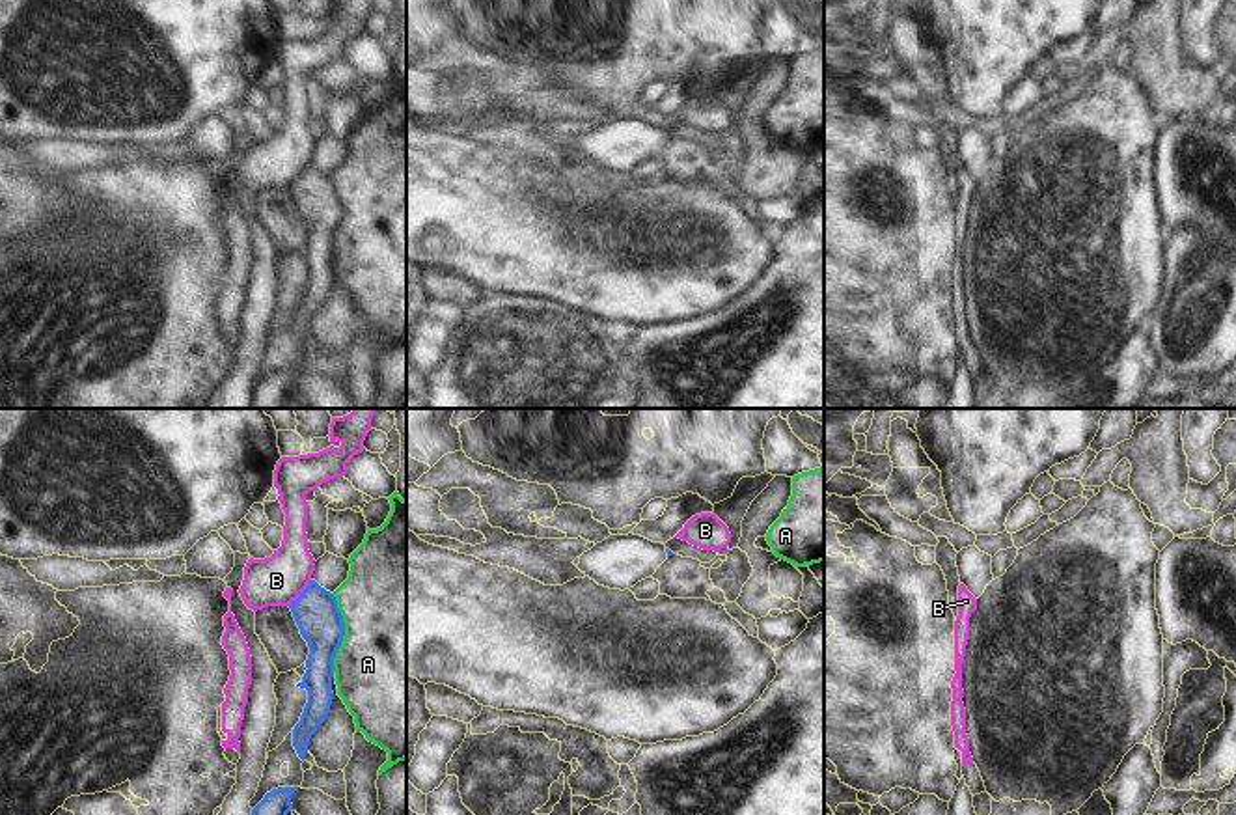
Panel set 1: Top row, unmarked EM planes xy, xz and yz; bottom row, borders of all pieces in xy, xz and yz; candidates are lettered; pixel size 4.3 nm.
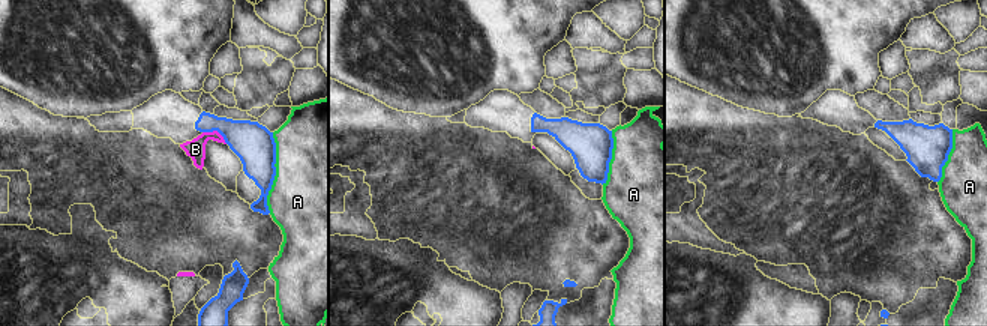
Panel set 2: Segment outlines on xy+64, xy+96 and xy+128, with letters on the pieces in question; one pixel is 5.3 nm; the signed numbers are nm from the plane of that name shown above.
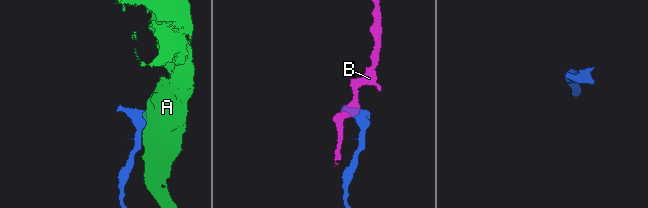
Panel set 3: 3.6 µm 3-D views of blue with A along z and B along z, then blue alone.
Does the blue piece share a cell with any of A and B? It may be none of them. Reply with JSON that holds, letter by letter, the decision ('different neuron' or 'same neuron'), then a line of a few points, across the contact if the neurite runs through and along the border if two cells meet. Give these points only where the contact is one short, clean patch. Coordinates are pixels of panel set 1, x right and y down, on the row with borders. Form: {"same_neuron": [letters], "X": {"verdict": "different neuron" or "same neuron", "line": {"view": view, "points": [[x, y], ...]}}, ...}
{"same_neuron": [], "A": {"verdict": "different neuron"}, "B": {"verdict": "different neuron", "line": {"view": "xy", "points": [[312, 580], [288, 605]]}}}

